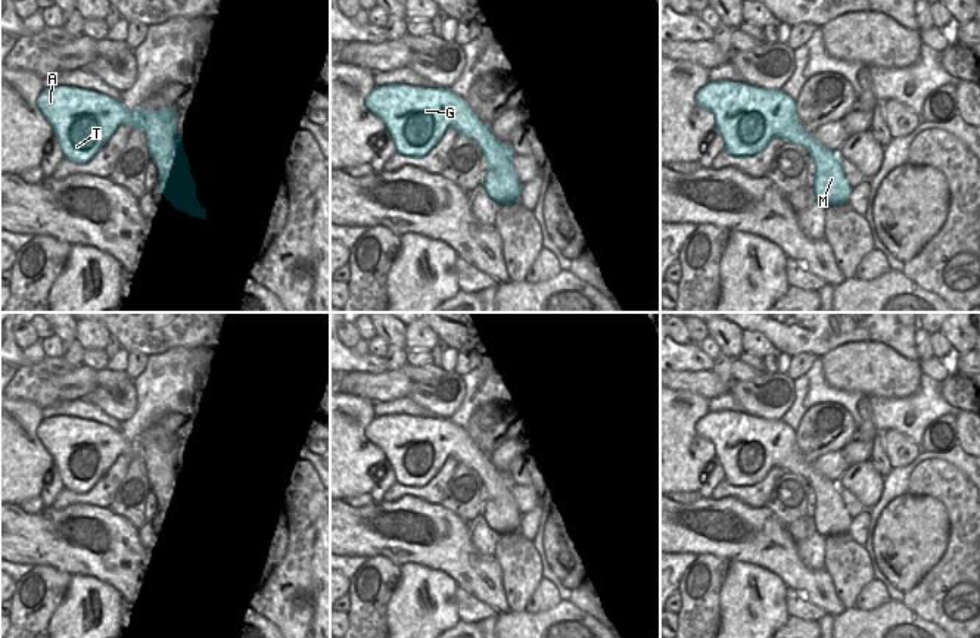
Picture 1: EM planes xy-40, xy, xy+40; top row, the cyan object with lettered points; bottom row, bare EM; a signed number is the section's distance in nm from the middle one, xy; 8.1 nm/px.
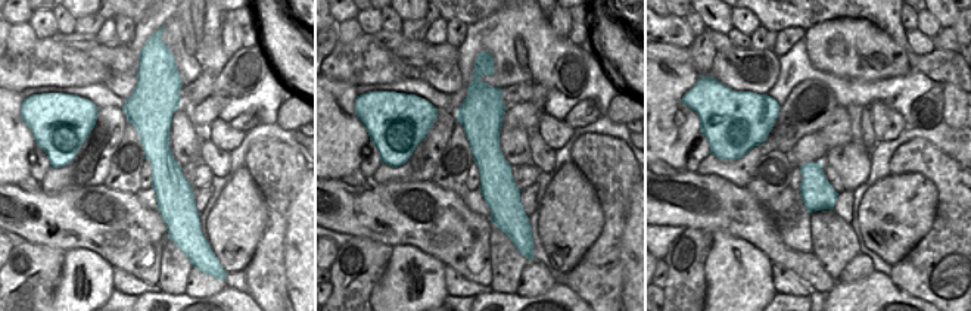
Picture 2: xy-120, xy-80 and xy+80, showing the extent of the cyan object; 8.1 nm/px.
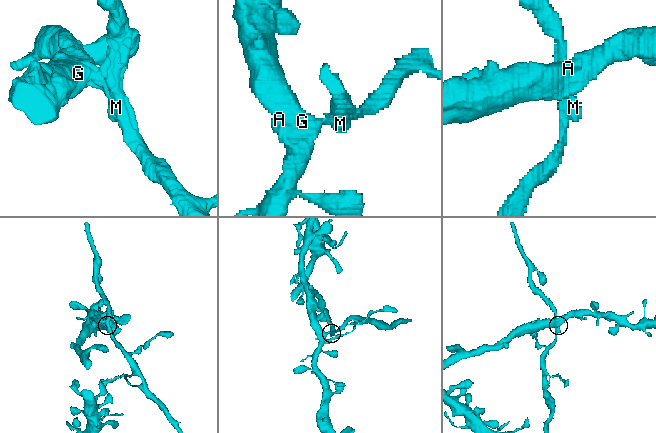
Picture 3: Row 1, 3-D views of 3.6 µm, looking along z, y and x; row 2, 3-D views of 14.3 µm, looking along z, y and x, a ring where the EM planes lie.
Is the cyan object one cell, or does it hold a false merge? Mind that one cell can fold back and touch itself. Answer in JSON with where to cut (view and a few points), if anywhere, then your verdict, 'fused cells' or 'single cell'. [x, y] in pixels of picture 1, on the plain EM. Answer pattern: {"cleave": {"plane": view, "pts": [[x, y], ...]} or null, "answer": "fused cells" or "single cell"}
{"cleave": {"plane": "xy+40", "pts": [[795, 445], [781, 467]]}, "answer": "fused cells"}

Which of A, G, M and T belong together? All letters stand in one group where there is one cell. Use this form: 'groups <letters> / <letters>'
groups A G T / M

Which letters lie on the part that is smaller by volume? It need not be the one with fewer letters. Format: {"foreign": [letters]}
{"foreign": ["M"]}

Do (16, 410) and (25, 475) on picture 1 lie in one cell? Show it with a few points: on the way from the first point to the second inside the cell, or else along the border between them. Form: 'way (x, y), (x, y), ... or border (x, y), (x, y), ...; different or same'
way (16, 426), (16, 458); same

